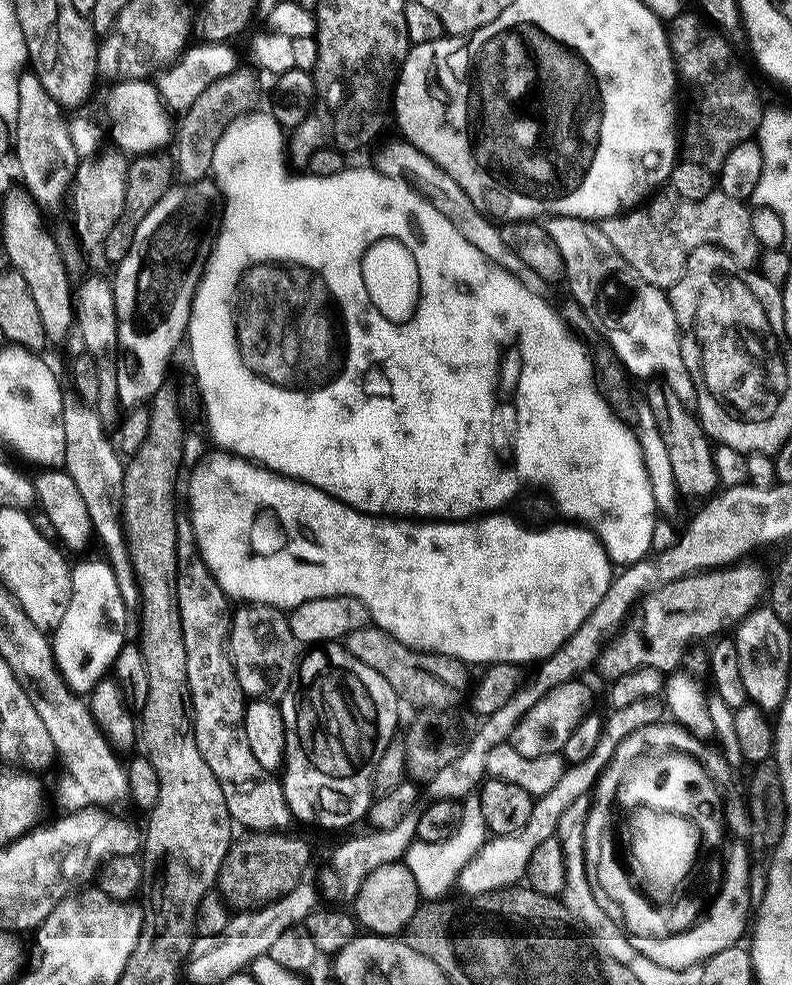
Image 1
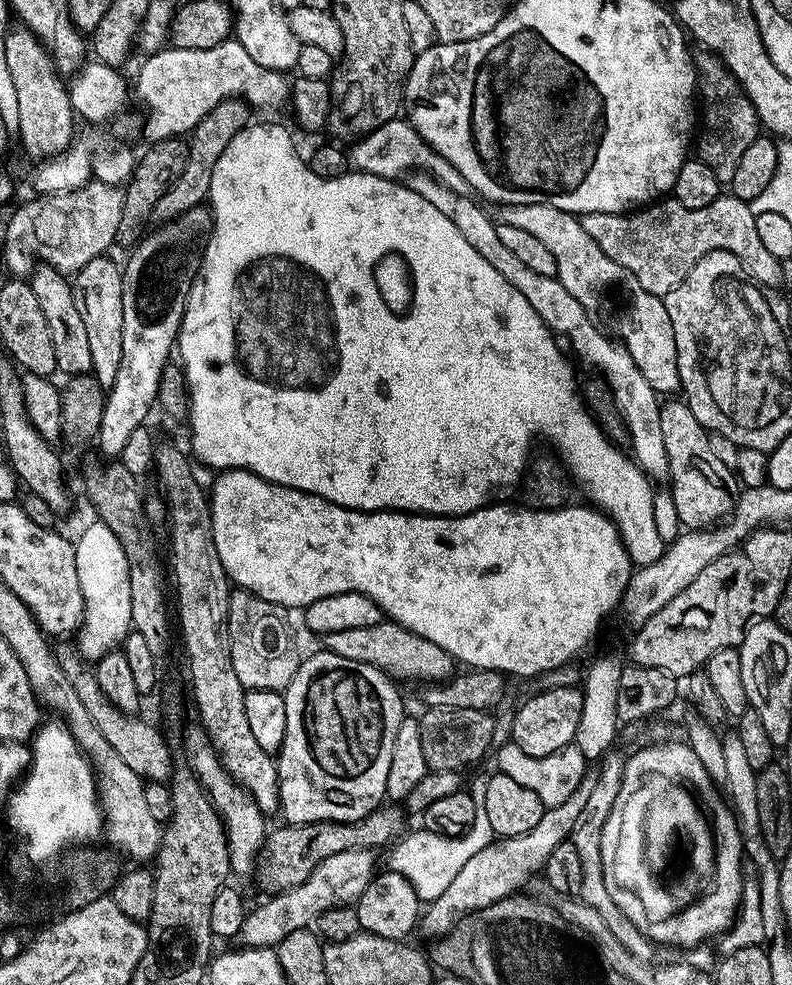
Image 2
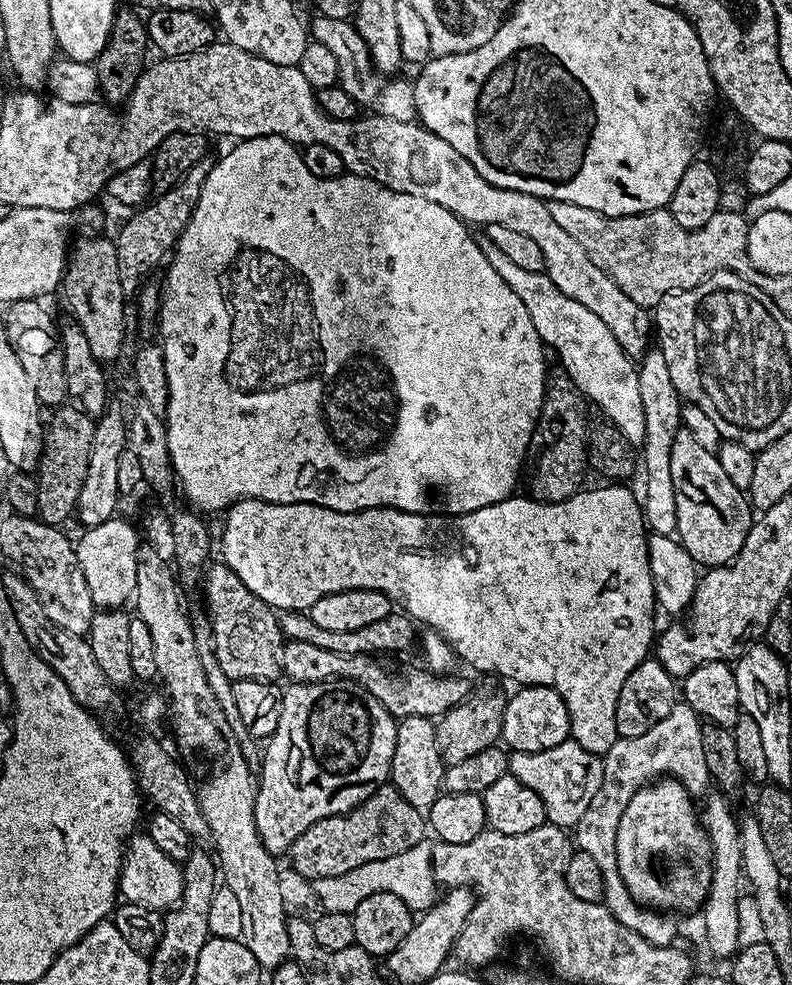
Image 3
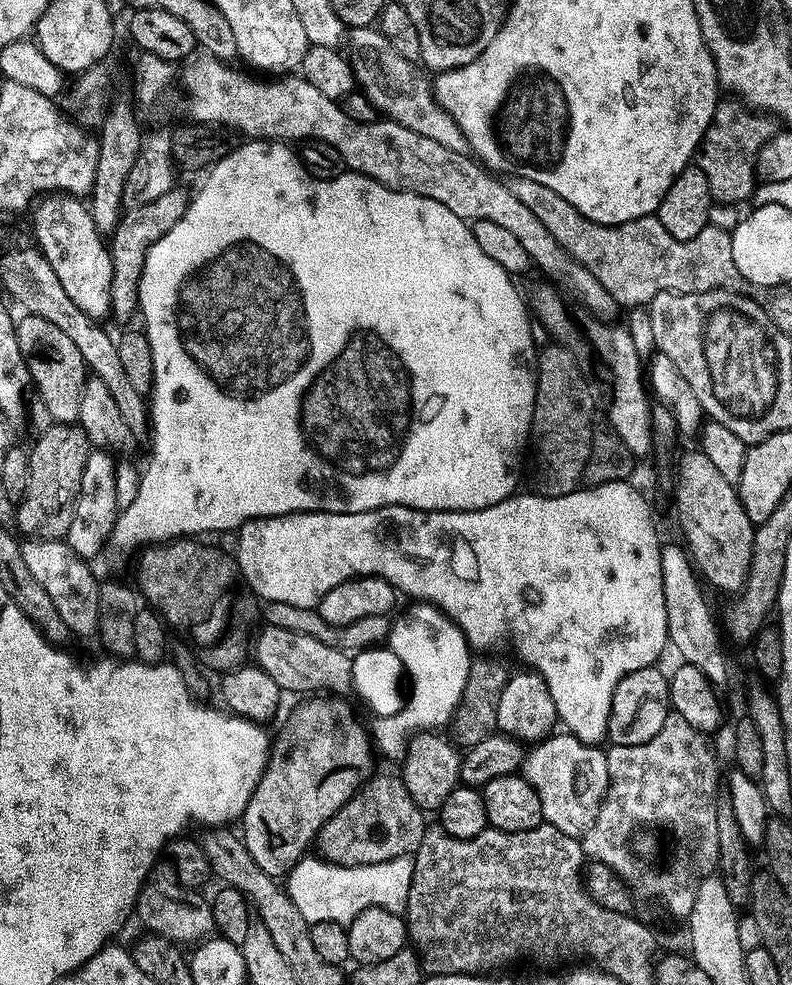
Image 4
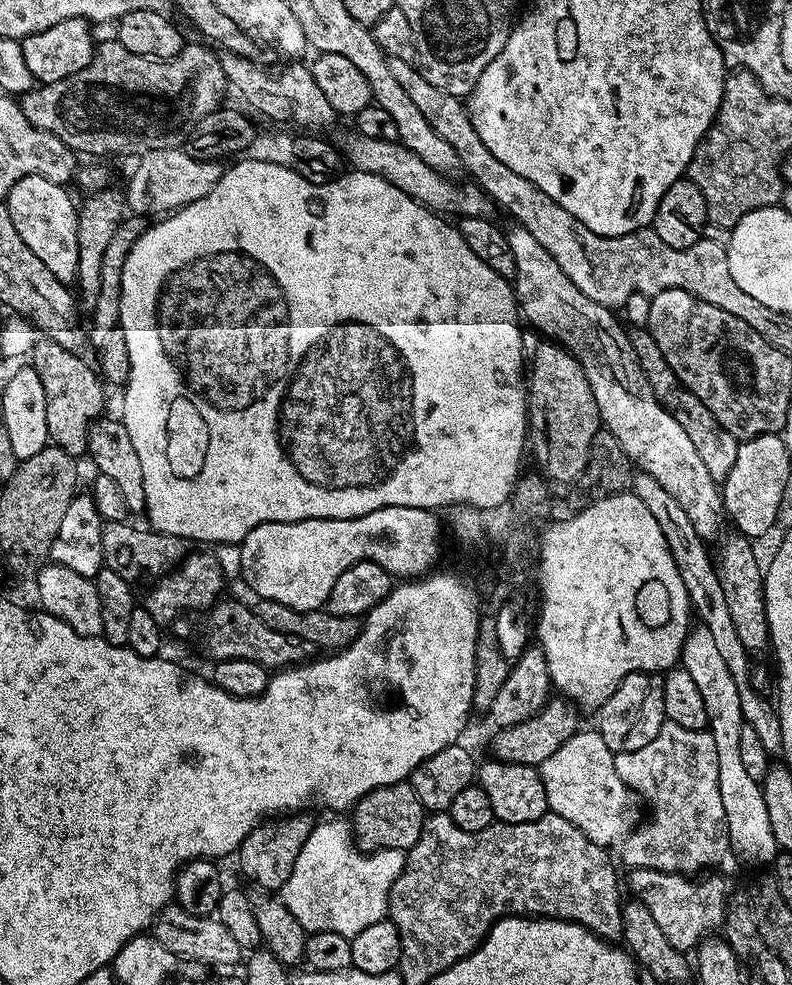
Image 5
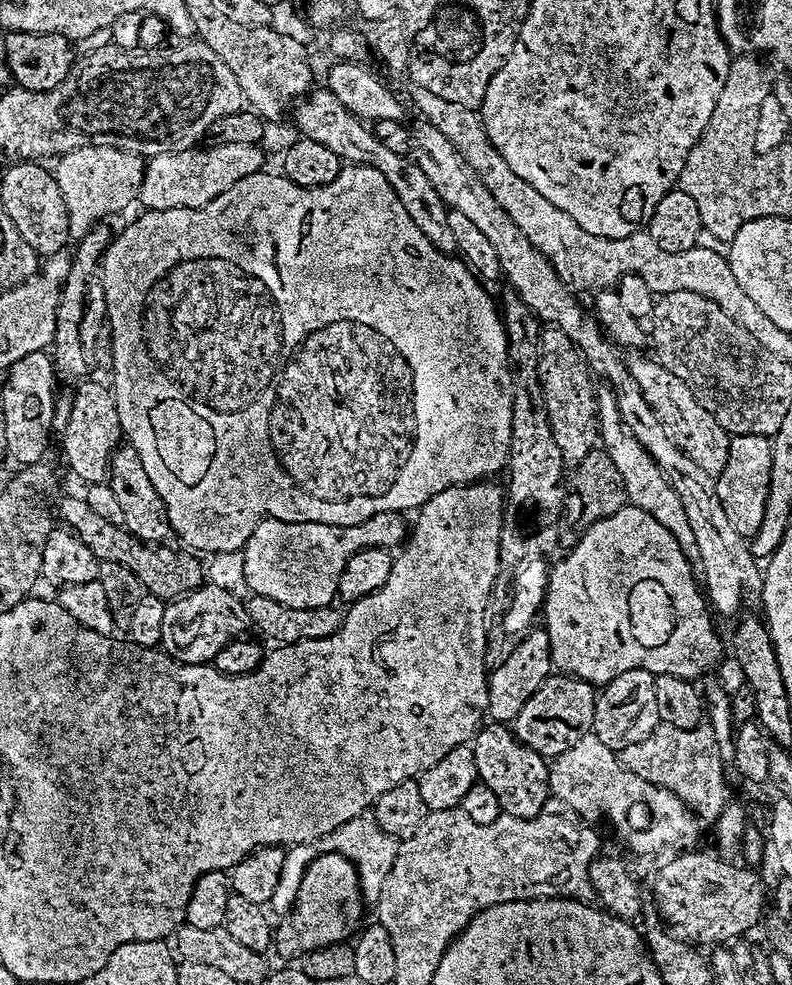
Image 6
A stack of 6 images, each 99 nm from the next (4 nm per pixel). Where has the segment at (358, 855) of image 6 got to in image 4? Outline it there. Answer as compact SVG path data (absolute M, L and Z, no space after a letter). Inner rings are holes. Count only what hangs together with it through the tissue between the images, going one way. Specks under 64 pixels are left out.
M305 854L288 873L286 891L308 925L338 922L347 926L367 908L403 913L408 906L412 862L412 856L399 856L370 866L342 866L316 854Z

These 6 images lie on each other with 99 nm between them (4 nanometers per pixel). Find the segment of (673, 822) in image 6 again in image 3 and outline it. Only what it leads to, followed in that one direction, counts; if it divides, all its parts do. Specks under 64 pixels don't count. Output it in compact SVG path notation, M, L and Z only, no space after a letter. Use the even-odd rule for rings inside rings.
M569 738L550 750L512 752L508 758L508 770L510 775L518 778L518 782L530 786L530 790L542 798L547 823L572 830L582 814L586 814L586 806L590 806L598 791L603 762L601 757L595 756L590 750L582 750L582 746Z

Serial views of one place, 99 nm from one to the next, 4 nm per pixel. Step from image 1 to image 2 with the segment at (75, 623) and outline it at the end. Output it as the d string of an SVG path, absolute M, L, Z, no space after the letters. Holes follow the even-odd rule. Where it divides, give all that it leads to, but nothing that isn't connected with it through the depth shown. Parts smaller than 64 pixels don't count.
M92 522L80 537L75 537L74 547L78 586L82 586L84 599L84 618L74 643L85 660L95 662L101 660L107 652L119 649L129 632L133 631L130 614L130 570L126 554L114 530L104 524Z

